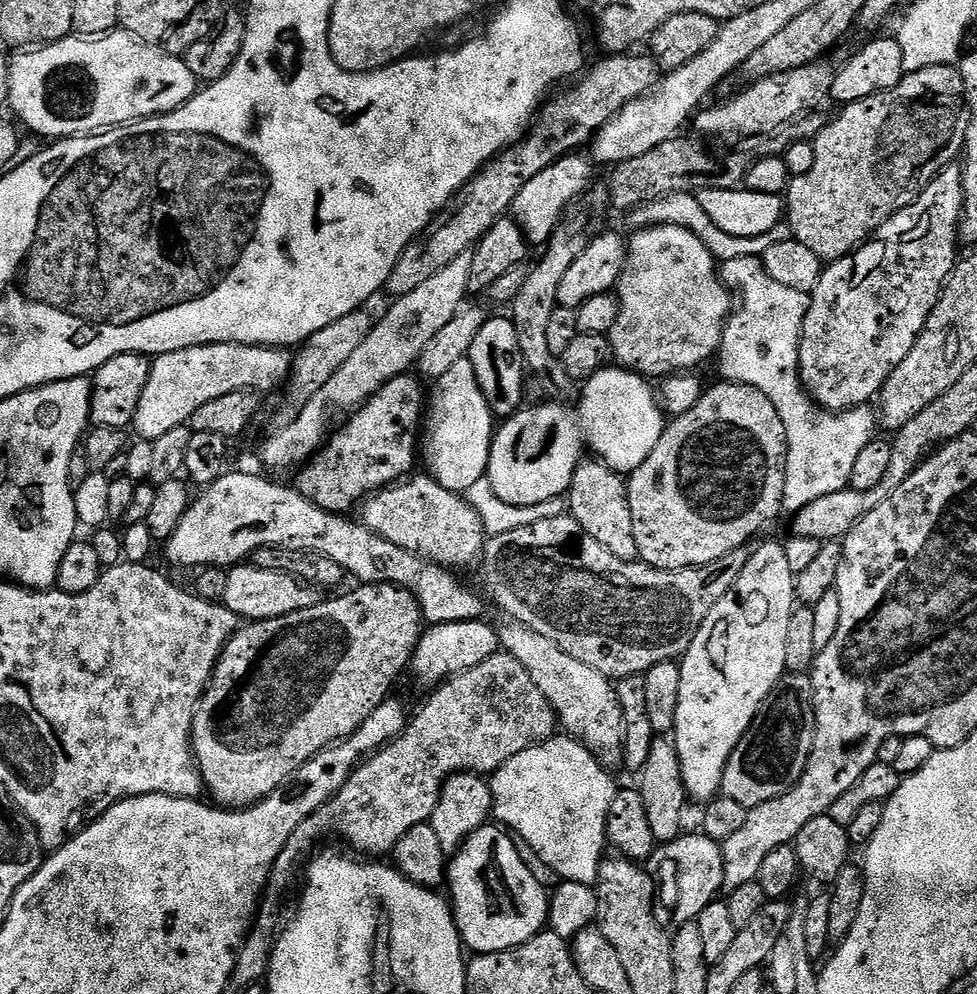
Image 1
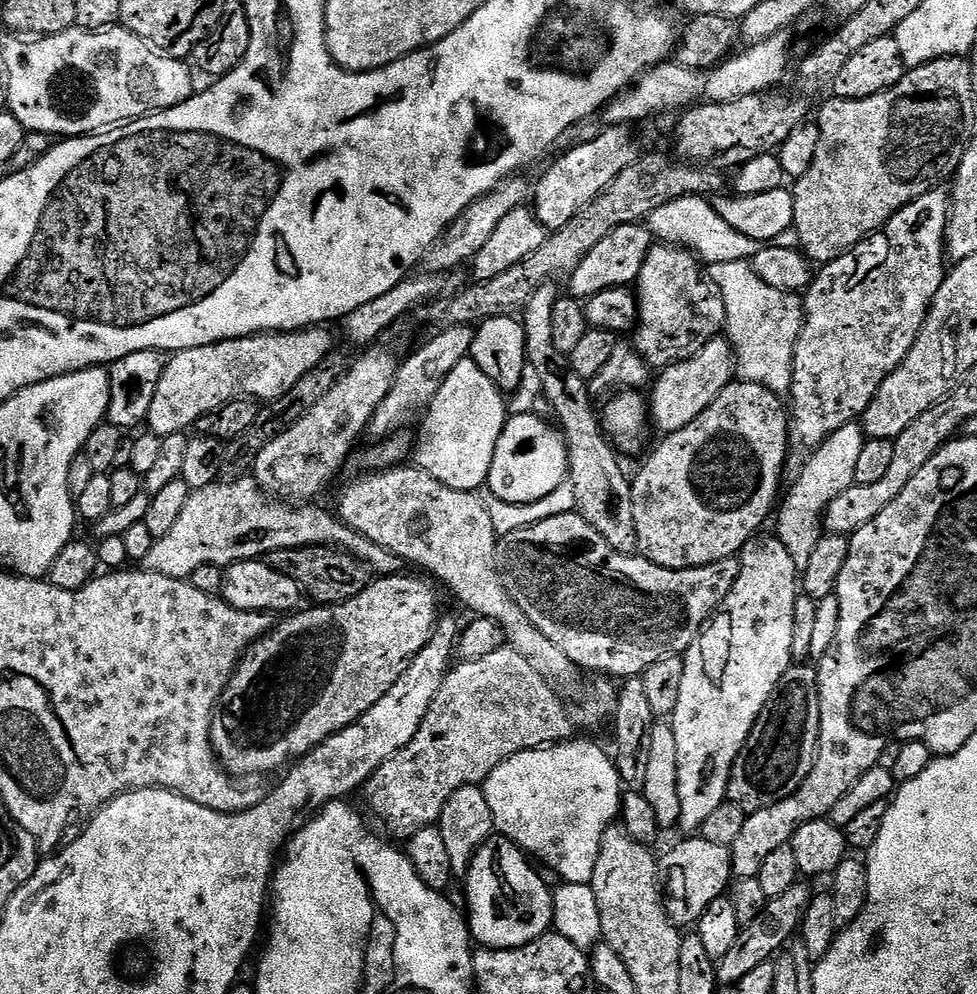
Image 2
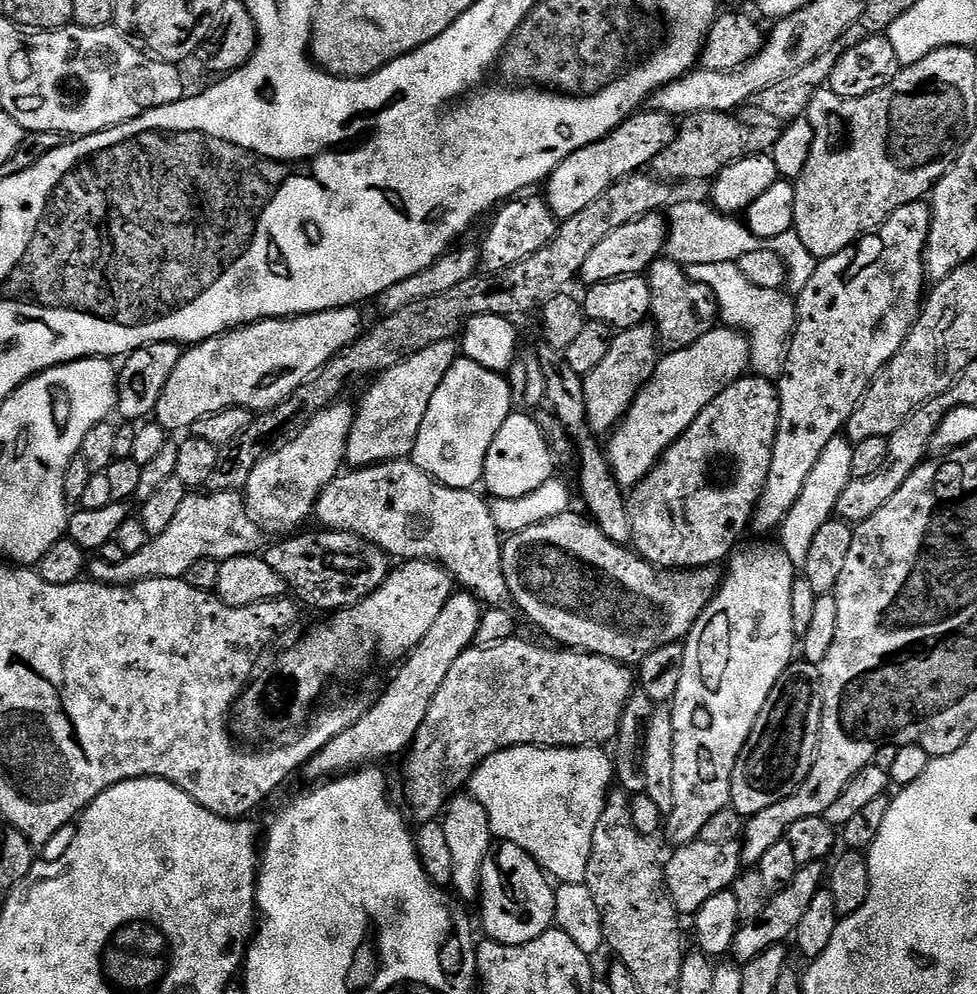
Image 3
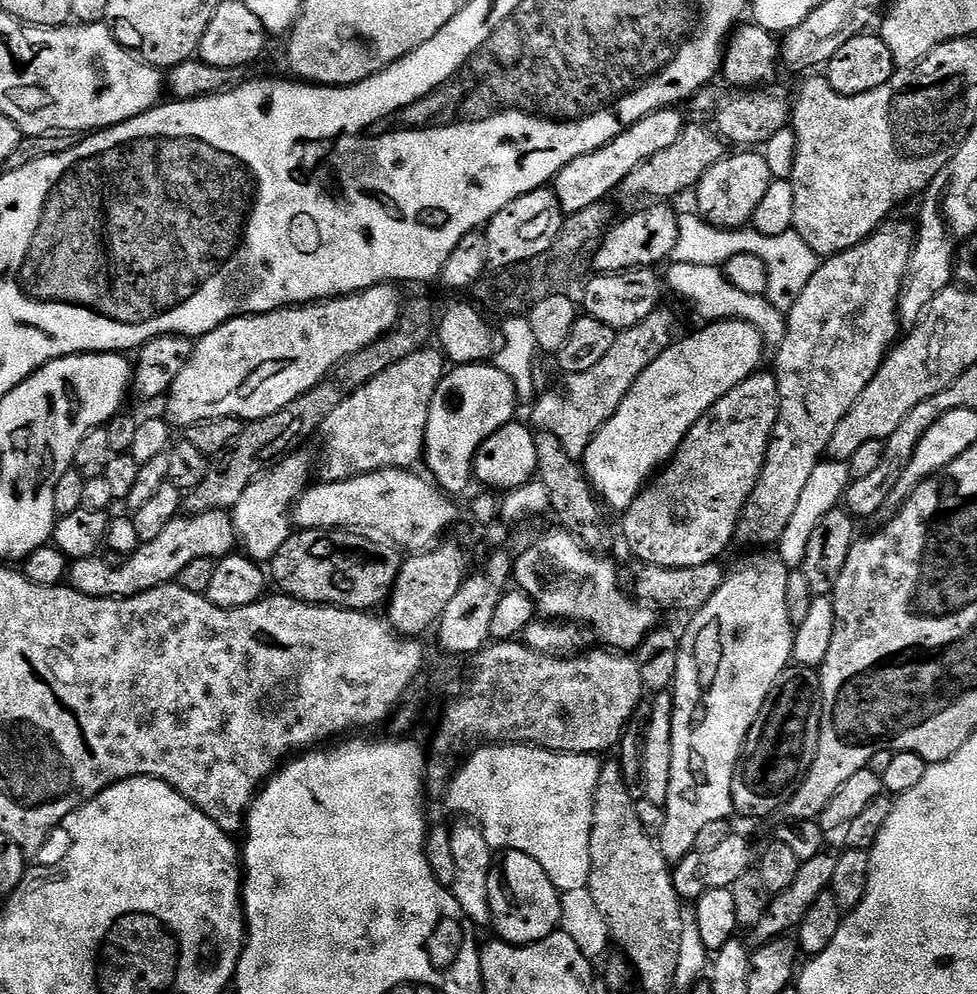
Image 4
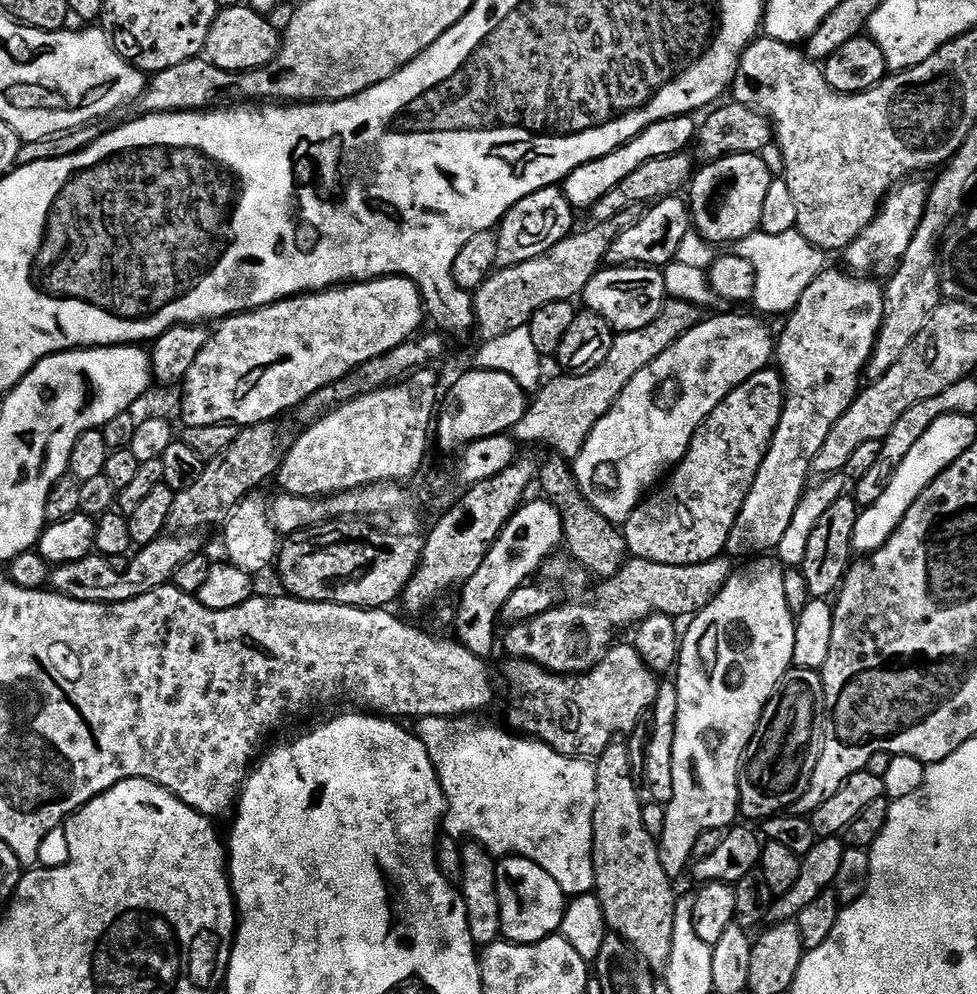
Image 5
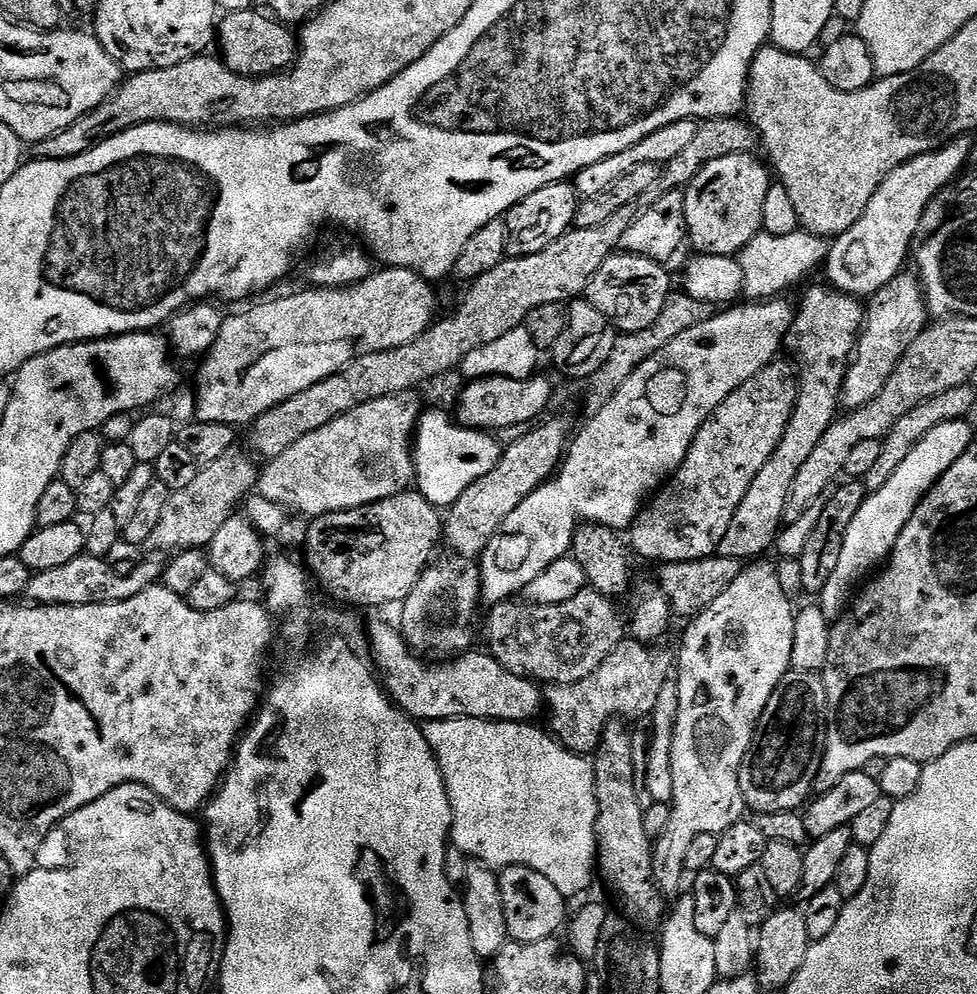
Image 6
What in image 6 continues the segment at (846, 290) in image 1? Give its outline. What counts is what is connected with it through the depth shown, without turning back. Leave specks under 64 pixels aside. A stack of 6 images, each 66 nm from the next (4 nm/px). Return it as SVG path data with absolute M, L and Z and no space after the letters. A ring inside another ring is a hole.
M831 286L824 288L812 288L804 296L800 308L795 309L792 317L792 325L788 335L784 338L783 347L787 355L794 361L798 369L798 387L796 390L796 405L794 414L786 426L786 434L782 434L782 442L770 454L770 462L758 470L758 478L750 482L750 490L746 490L746 498L742 498L738 510L734 510L734 518L730 521L730 530L726 530L726 538L722 538L718 552L725 560L739 560L741 562L752 562L760 556L768 547L777 543L778 537L784 524L784 511L786 502L790 498L790 486L794 486L794 478L798 475L798 470L810 458L814 451L814 446L818 446L822 434L832 425L833 420L837 419L838 411L841 407L840 391L842 382L846 378L848 362L856 350L856 341L860 334L860 329L864 326L865 305L857 297L846 296L843 292L837 292Z

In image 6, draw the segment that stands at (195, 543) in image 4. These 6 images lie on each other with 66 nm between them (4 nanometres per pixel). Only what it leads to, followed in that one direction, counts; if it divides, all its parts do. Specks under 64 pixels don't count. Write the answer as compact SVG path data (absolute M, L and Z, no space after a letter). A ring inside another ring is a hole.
M83 555L58 566L55 570L42 570L35 573L26 593L32 604L65 604L66 606L86 606L87 604L117 604L126 602L142 590L153 587L163 577L164 564L156 558L144 558L125 577L114 574L111 563L99 556Z

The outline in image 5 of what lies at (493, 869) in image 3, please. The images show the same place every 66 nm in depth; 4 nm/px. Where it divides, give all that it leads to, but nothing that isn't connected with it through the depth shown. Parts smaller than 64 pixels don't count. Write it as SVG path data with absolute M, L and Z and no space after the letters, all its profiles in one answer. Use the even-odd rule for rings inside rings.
M521 856L503 857L496 865L496 885L498 906L502 910L500 930L503 939L513 944L533 944L561 931L566 905L564 891L542 866L538 866L538 862L530 862Z

